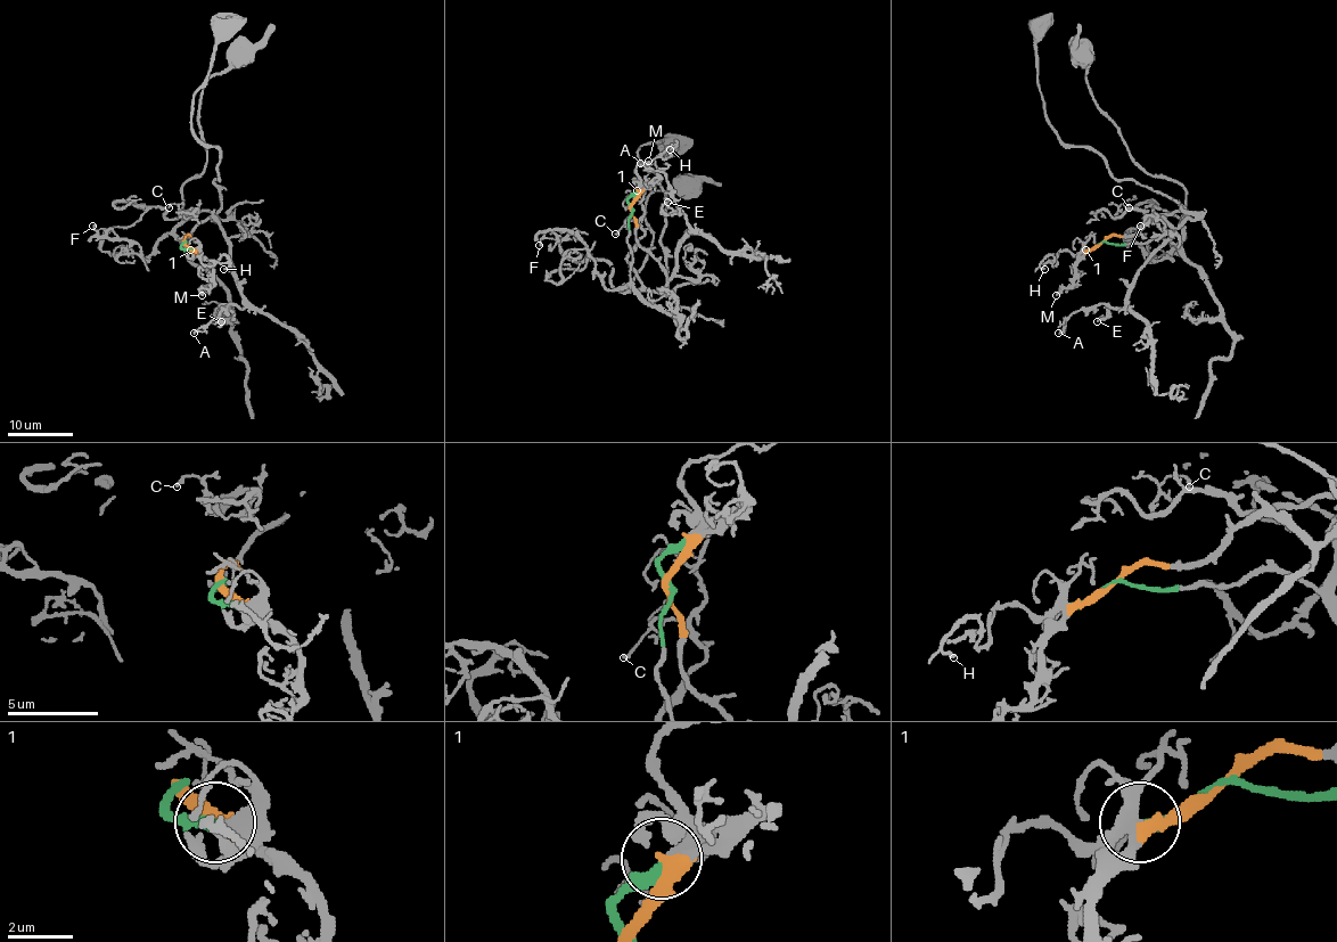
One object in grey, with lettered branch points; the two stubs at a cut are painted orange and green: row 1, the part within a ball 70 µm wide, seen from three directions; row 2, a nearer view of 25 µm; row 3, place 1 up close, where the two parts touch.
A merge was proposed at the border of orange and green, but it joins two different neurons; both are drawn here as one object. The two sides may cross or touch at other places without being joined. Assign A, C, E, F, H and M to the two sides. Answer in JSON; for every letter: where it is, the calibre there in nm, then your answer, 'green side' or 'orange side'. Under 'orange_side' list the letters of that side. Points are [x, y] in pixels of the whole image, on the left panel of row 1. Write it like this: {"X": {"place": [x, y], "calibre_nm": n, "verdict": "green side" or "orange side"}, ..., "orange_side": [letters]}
{"A": {"place": [194, 333], "calibre_nm": 140, "verdict": "orange side"}, "C": {"place": [169, 207], "calibre_nm": 170, "verdict": "green side"}, "E": {"place": [221, 321], "calibre_nm": 150, "verdict": "orange side"}, "F": {"place": [92, 226], "calibre_nm": 160, "verdict": "green side"}, "H": {"place": [223, 269], "calibre_nm": 140, "verdict": "green side"}, "M": {"place": [202, 295], "calibre_nm": 280, "verdict": "orange side"}, "orange_side": ["A", "E", "M"]}

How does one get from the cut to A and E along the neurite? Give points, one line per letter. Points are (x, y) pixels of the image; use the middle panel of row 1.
A: (631, 206), (636, 240), (669, 278), (674, 252), (689, 235), (686, 214), (666, 177), (640, 164)
E: (631, 206), (636, 240), (669, 278), (674, 252), (689, 229), (681, 213), (662, 213), (666, 202)

